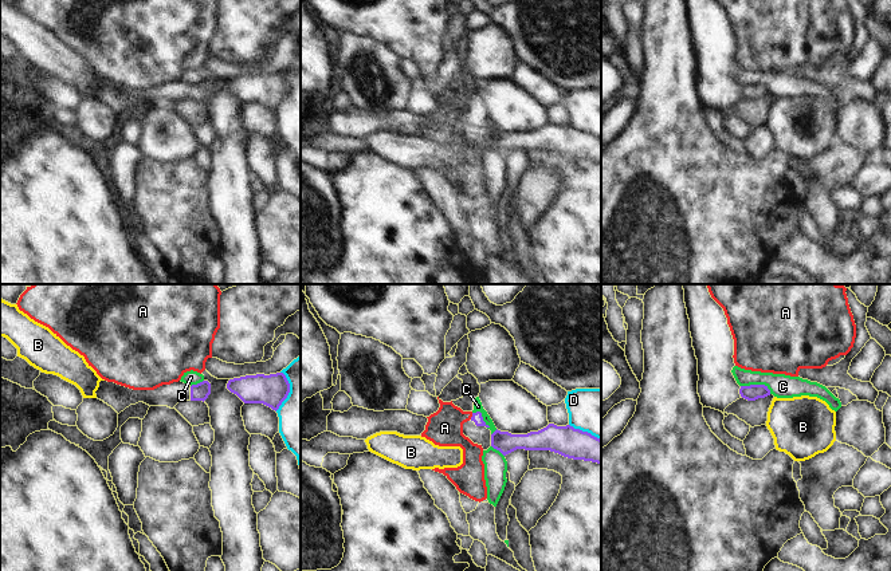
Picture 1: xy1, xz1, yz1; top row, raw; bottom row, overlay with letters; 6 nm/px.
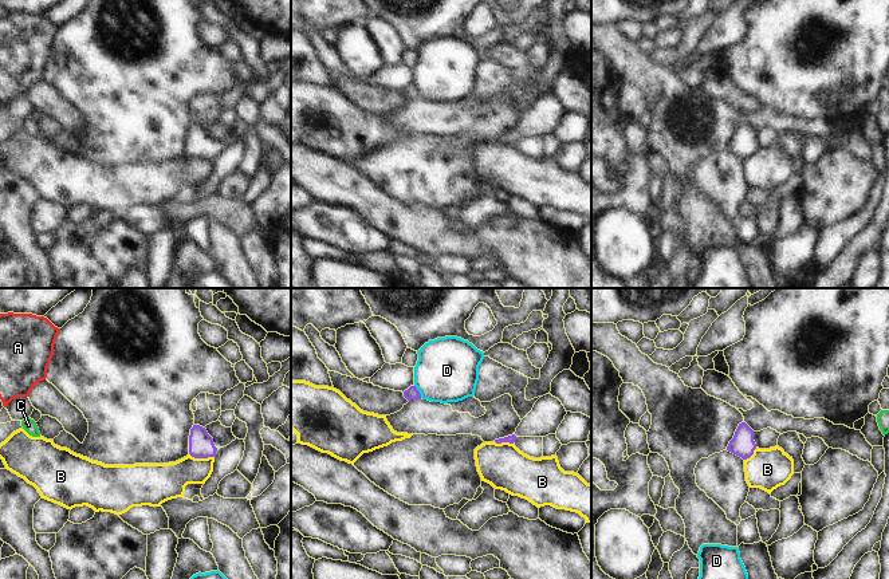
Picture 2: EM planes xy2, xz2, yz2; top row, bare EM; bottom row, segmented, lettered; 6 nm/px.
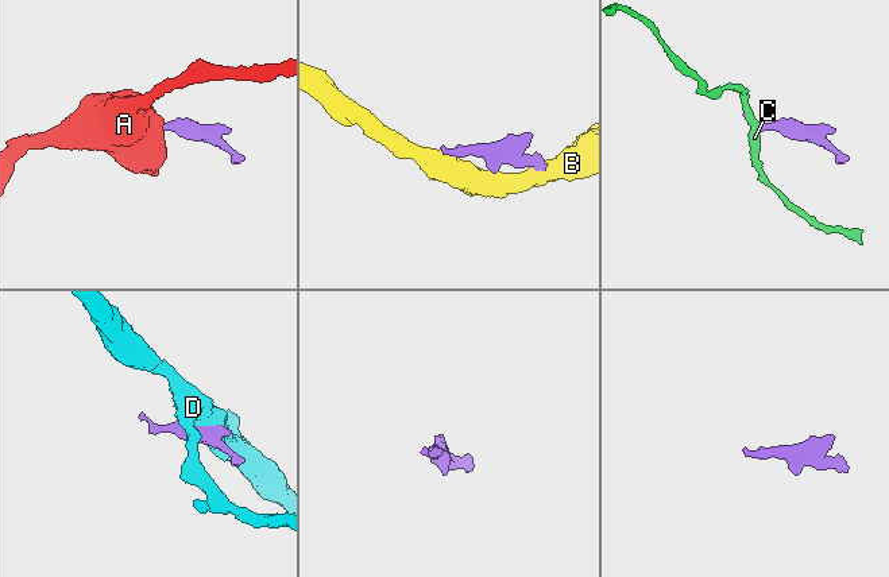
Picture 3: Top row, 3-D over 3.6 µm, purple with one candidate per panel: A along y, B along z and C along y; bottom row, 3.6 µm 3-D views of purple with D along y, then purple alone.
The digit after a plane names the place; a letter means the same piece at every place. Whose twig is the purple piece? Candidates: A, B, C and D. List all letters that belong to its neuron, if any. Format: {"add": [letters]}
{"add": []}

